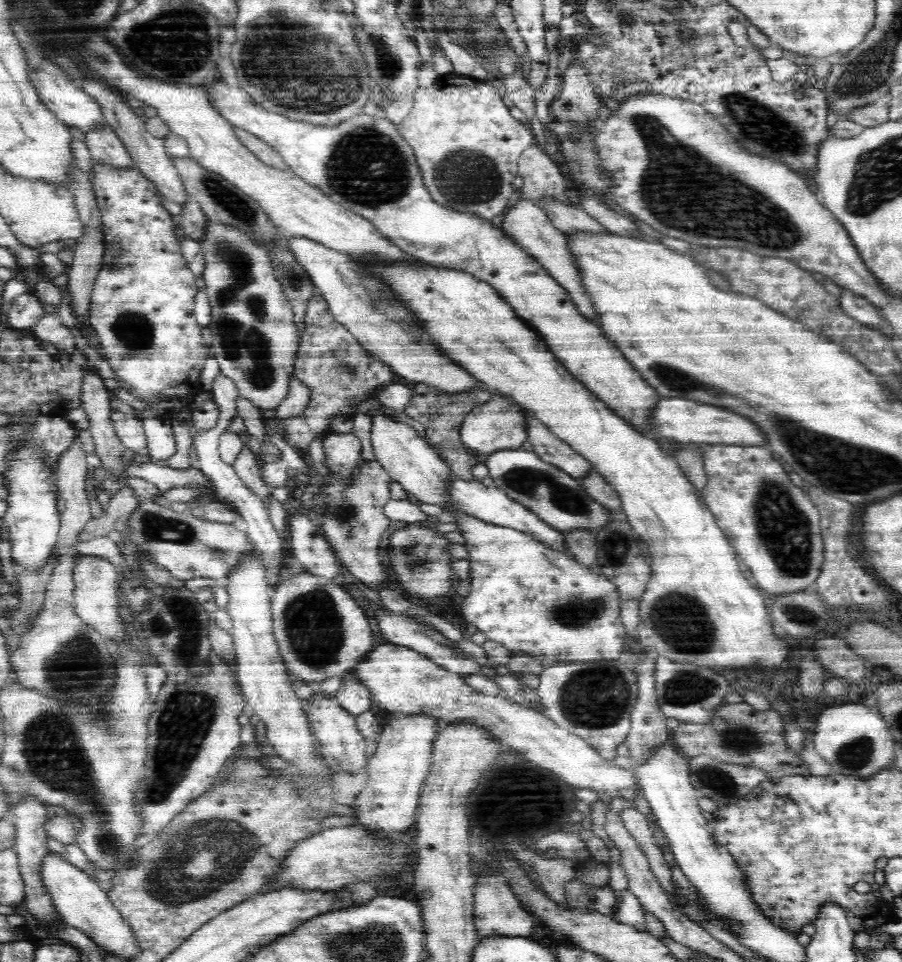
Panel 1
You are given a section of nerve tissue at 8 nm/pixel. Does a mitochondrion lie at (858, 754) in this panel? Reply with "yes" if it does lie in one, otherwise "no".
yes

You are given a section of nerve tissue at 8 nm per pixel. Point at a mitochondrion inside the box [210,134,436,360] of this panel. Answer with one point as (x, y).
(288, 275)

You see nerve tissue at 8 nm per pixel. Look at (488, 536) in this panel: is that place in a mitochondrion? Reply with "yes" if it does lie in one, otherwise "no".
no

